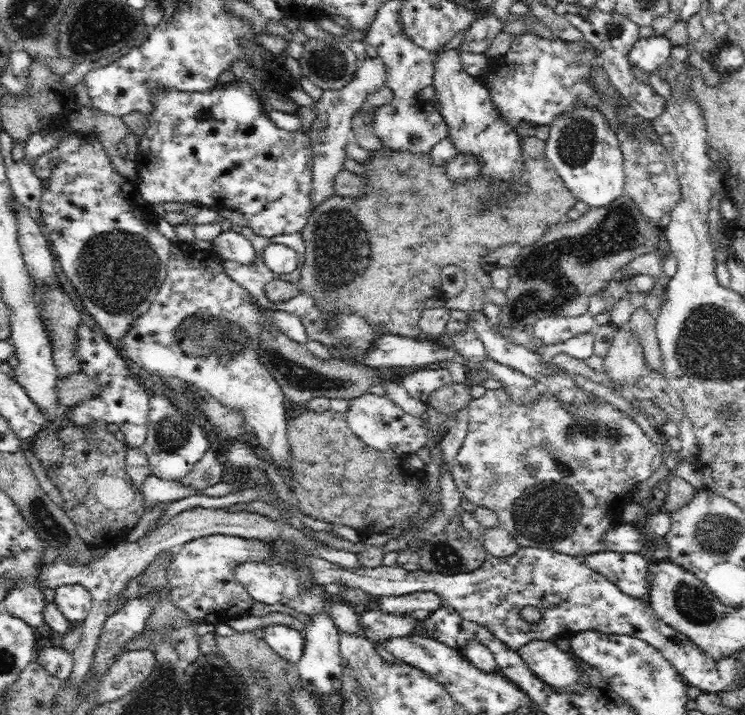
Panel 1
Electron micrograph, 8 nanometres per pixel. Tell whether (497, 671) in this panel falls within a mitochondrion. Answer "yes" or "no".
no

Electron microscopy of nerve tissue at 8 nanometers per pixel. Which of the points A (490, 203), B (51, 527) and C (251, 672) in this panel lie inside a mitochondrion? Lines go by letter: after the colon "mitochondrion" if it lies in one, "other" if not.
A: mitochondrion
B: mitochondrion
C: mitochondrion

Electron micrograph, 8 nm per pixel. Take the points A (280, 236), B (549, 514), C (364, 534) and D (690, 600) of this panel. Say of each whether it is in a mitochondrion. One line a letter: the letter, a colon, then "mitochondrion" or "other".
A: other
B: mitochondrion
C: other
D: mitochondrion

